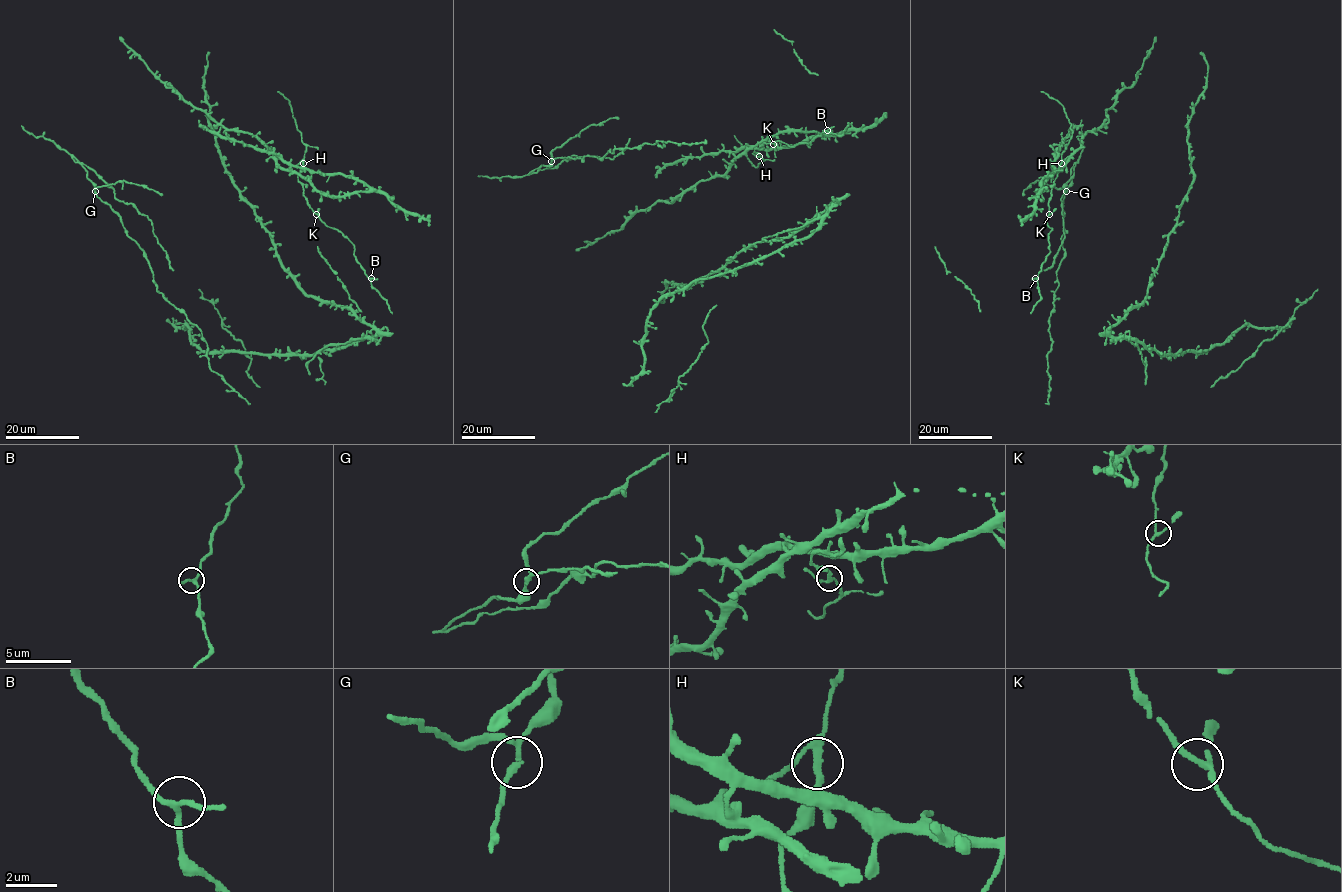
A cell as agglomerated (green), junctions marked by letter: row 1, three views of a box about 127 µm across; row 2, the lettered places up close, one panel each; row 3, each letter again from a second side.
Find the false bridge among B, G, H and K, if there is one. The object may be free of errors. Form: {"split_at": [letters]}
{"split_at": ["G"]}

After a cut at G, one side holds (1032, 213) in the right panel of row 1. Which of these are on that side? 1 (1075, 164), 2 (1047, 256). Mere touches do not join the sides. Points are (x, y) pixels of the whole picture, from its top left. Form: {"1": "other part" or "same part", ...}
{"1": "other part", "2": "same part"}

